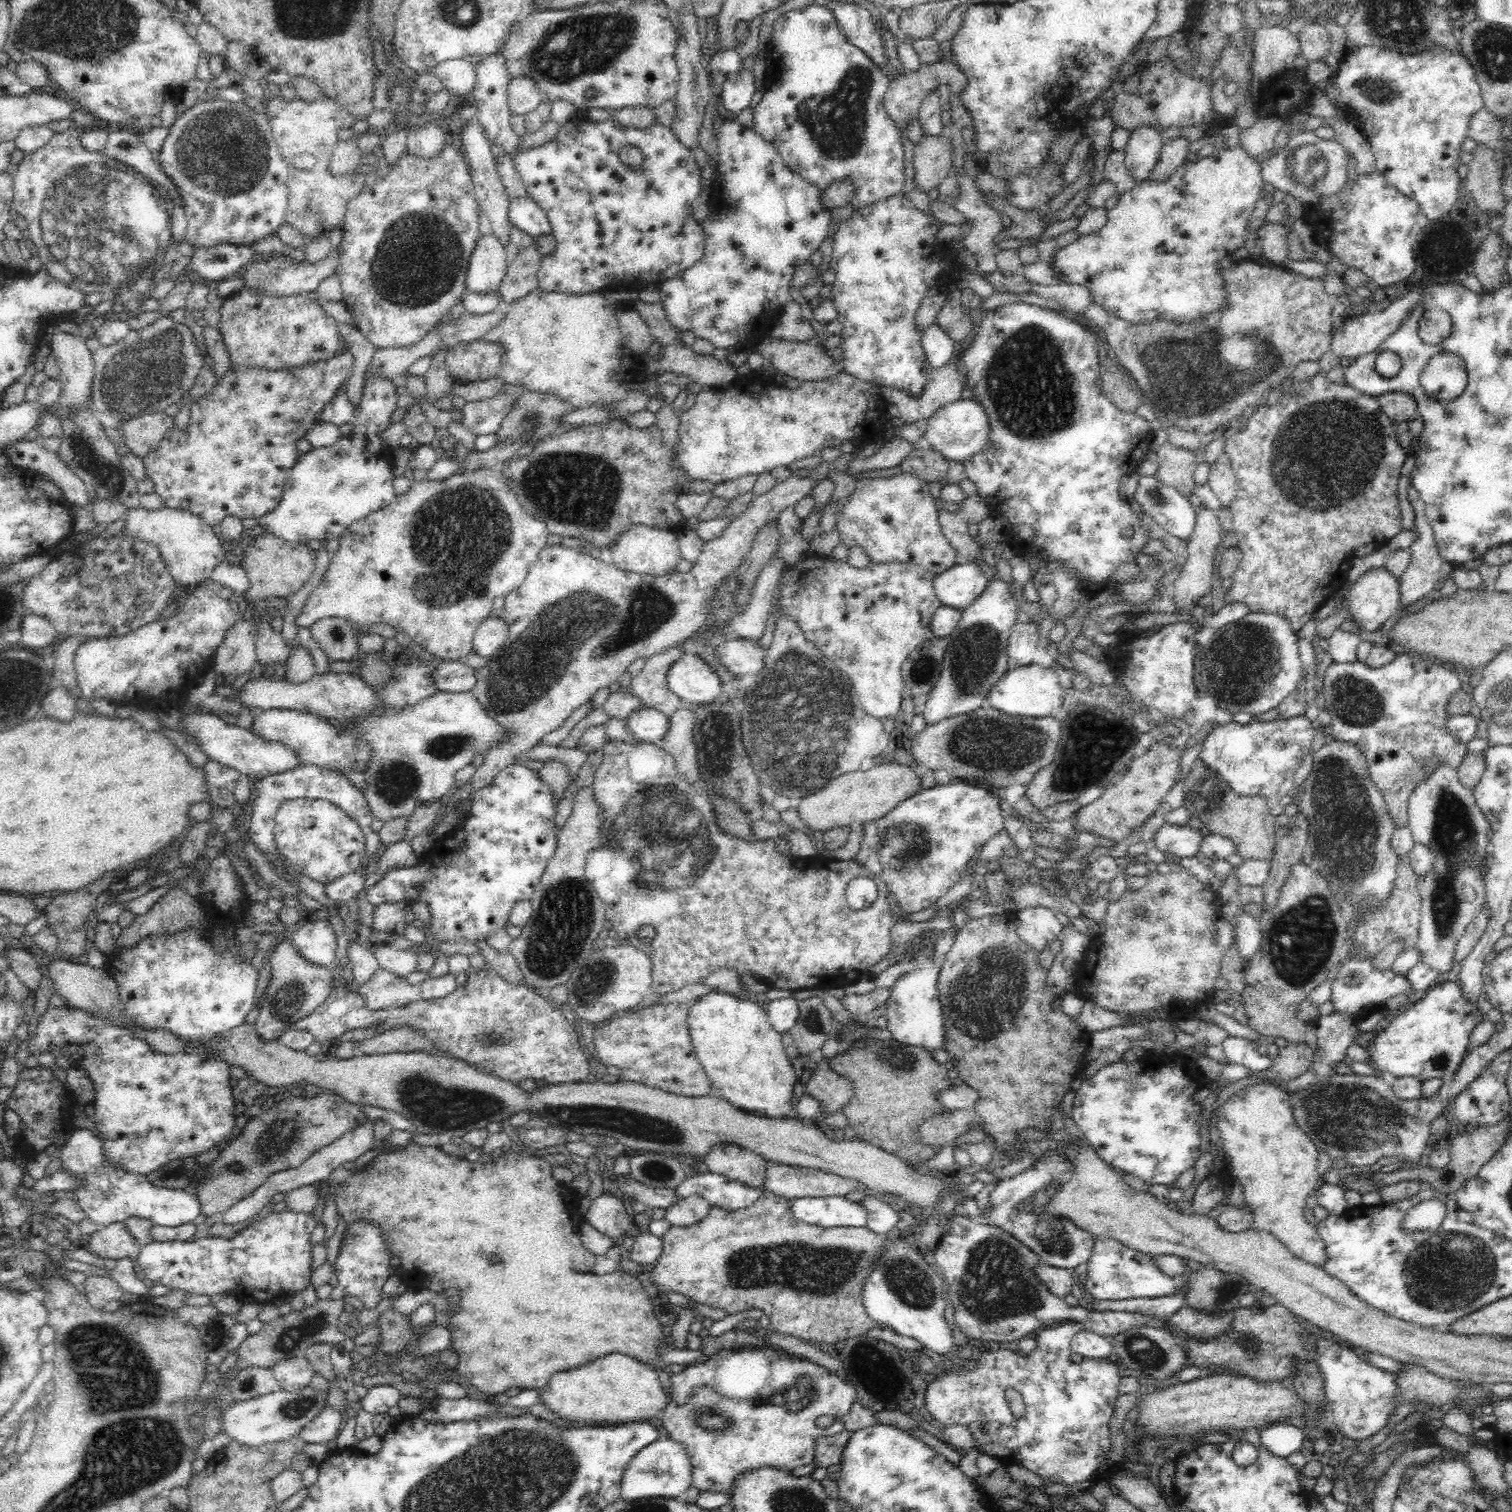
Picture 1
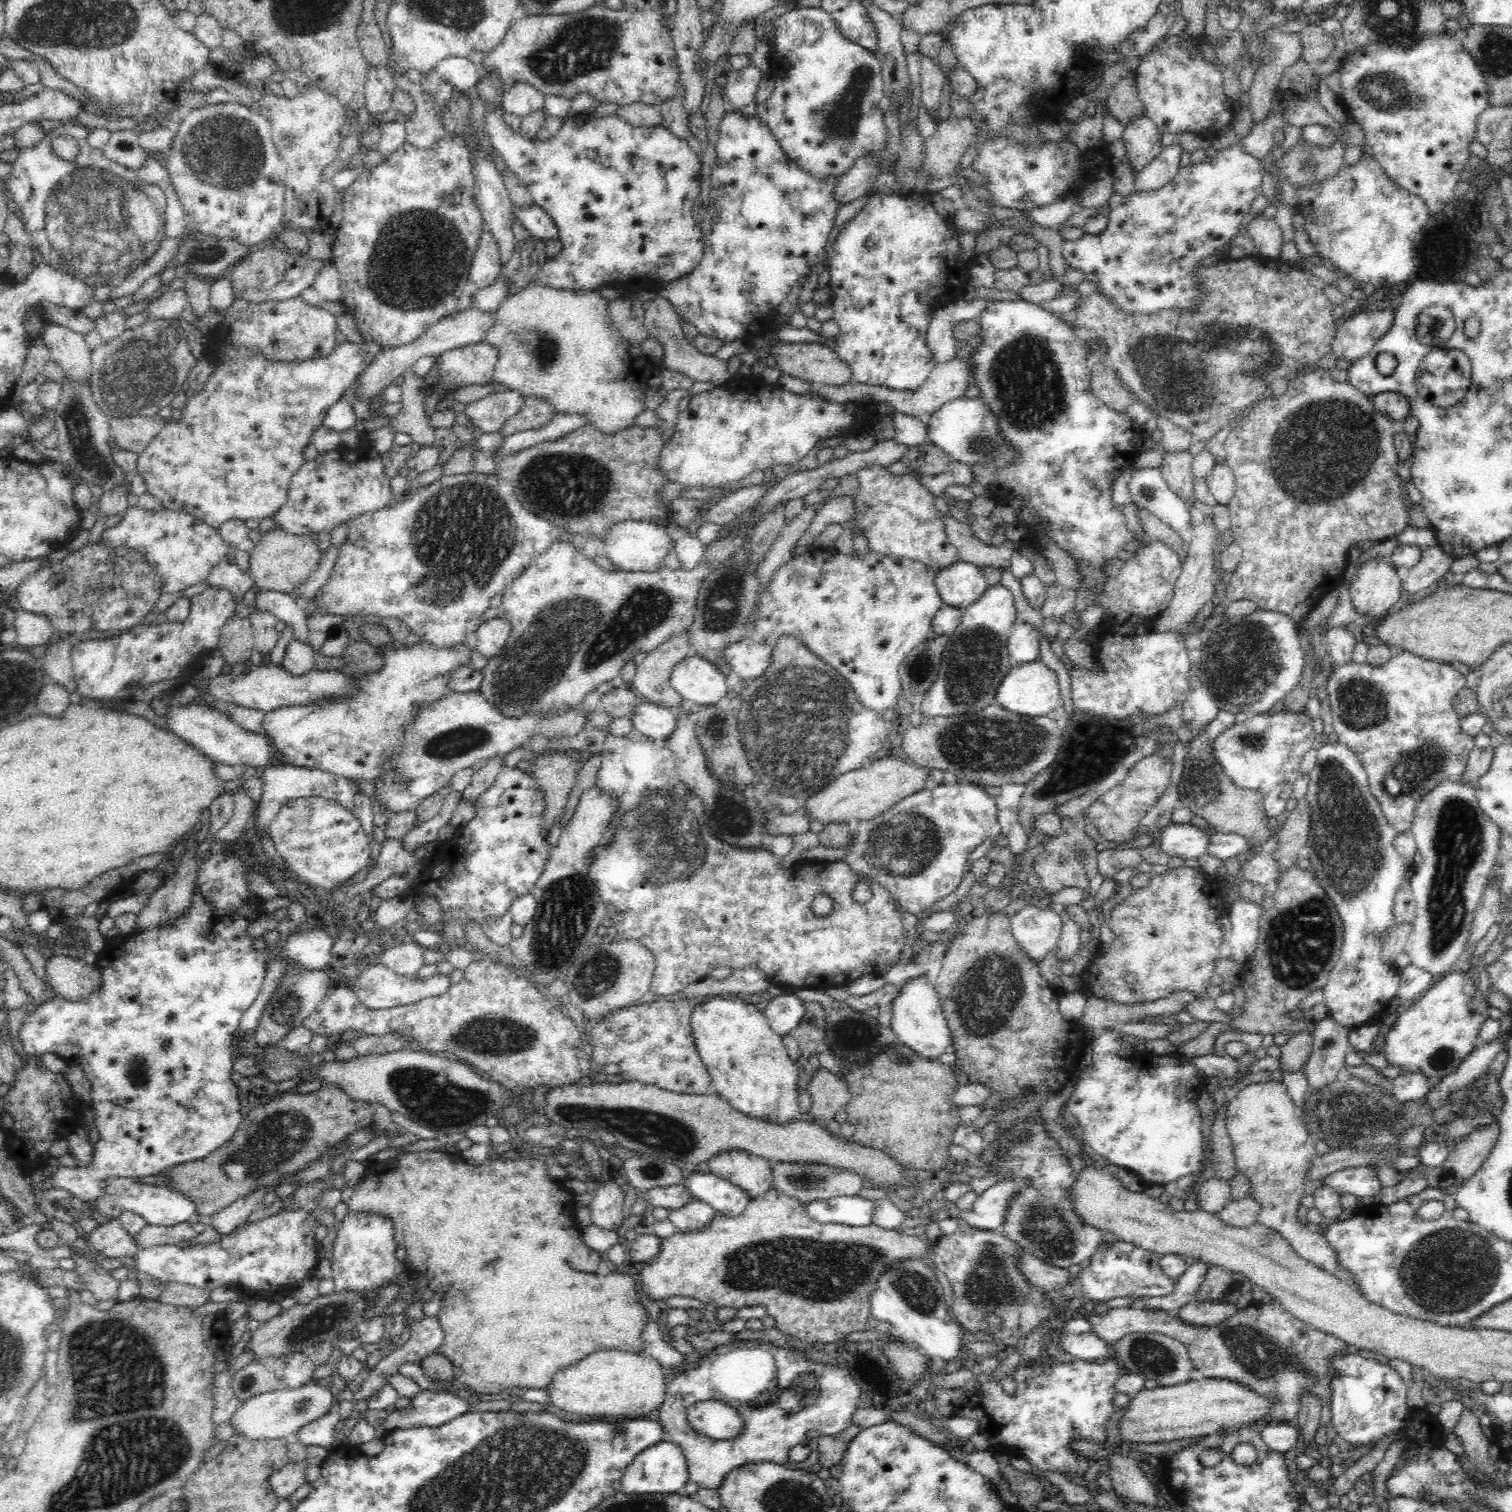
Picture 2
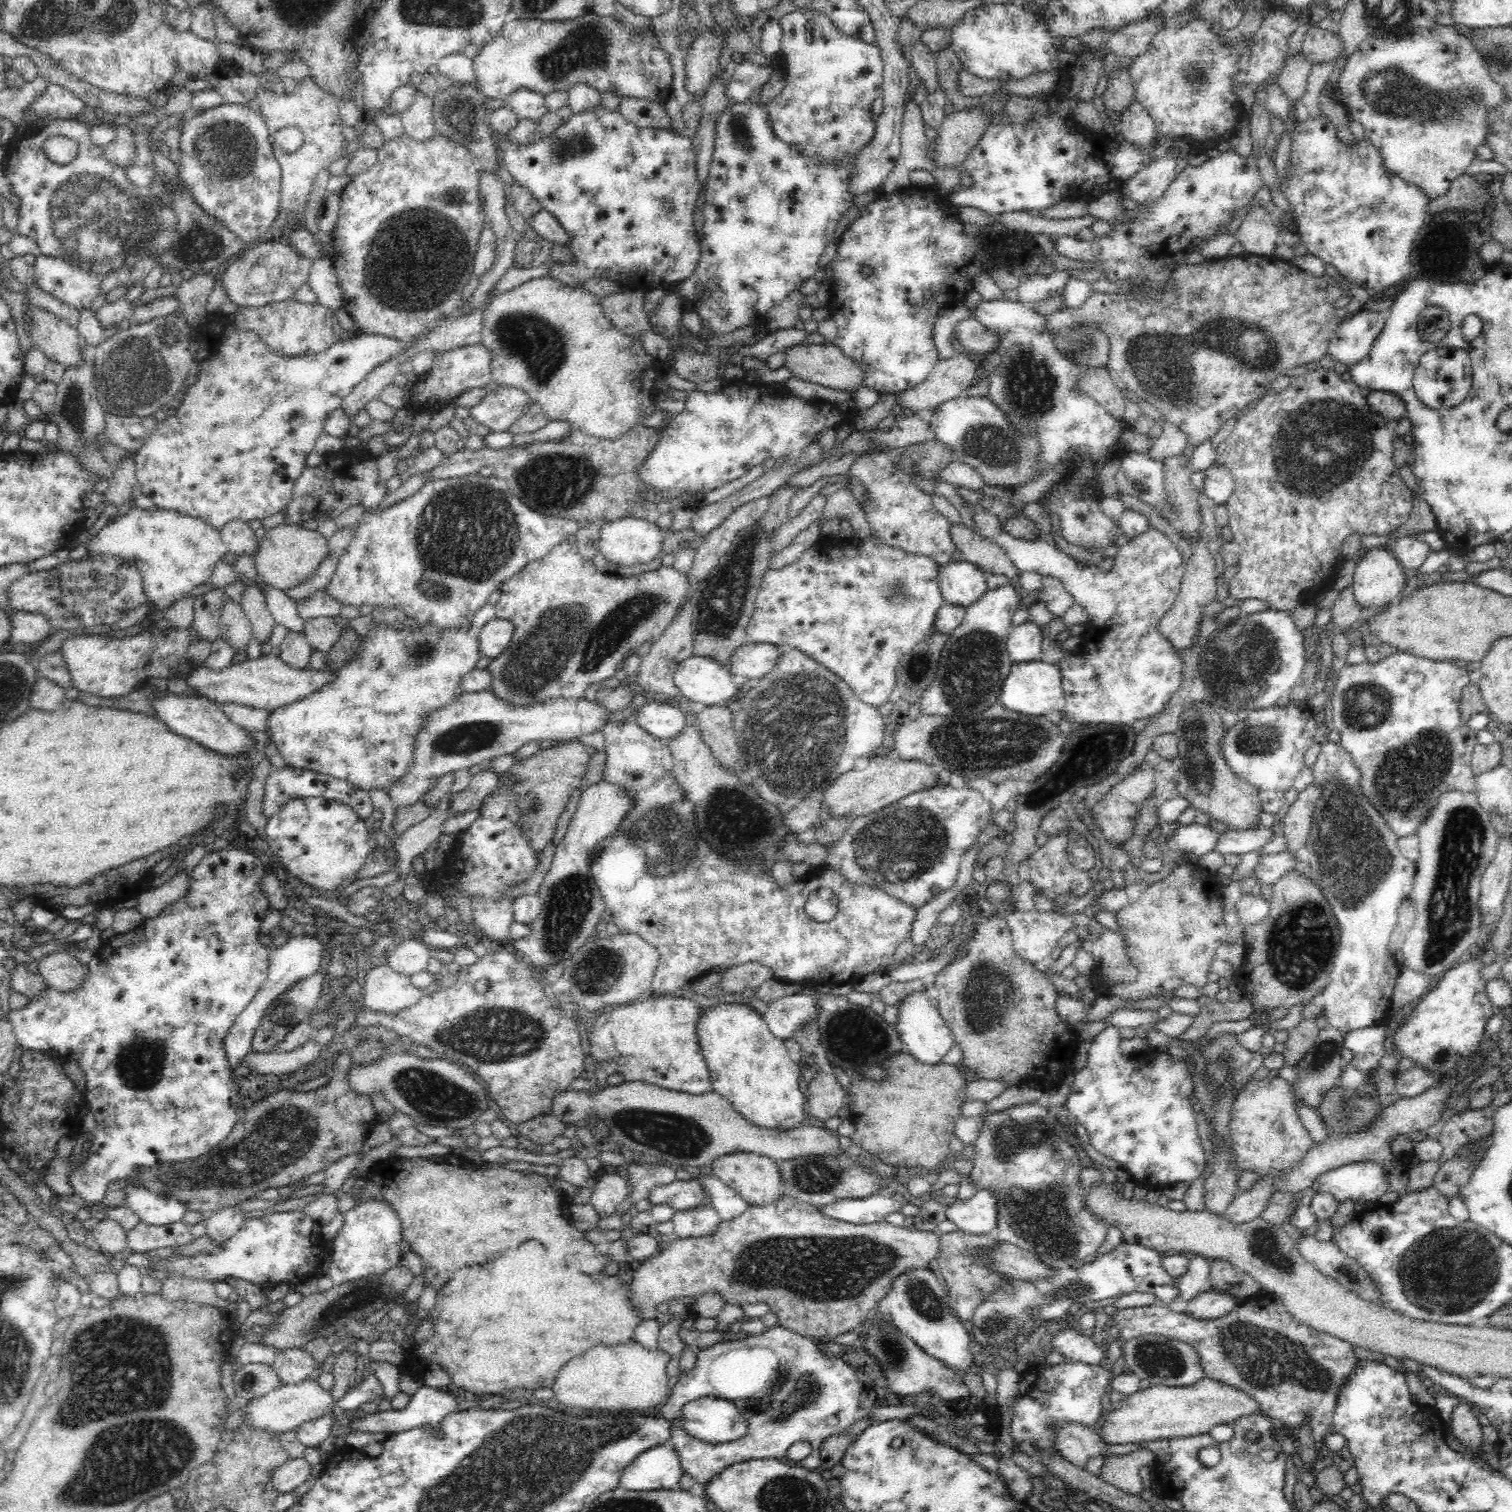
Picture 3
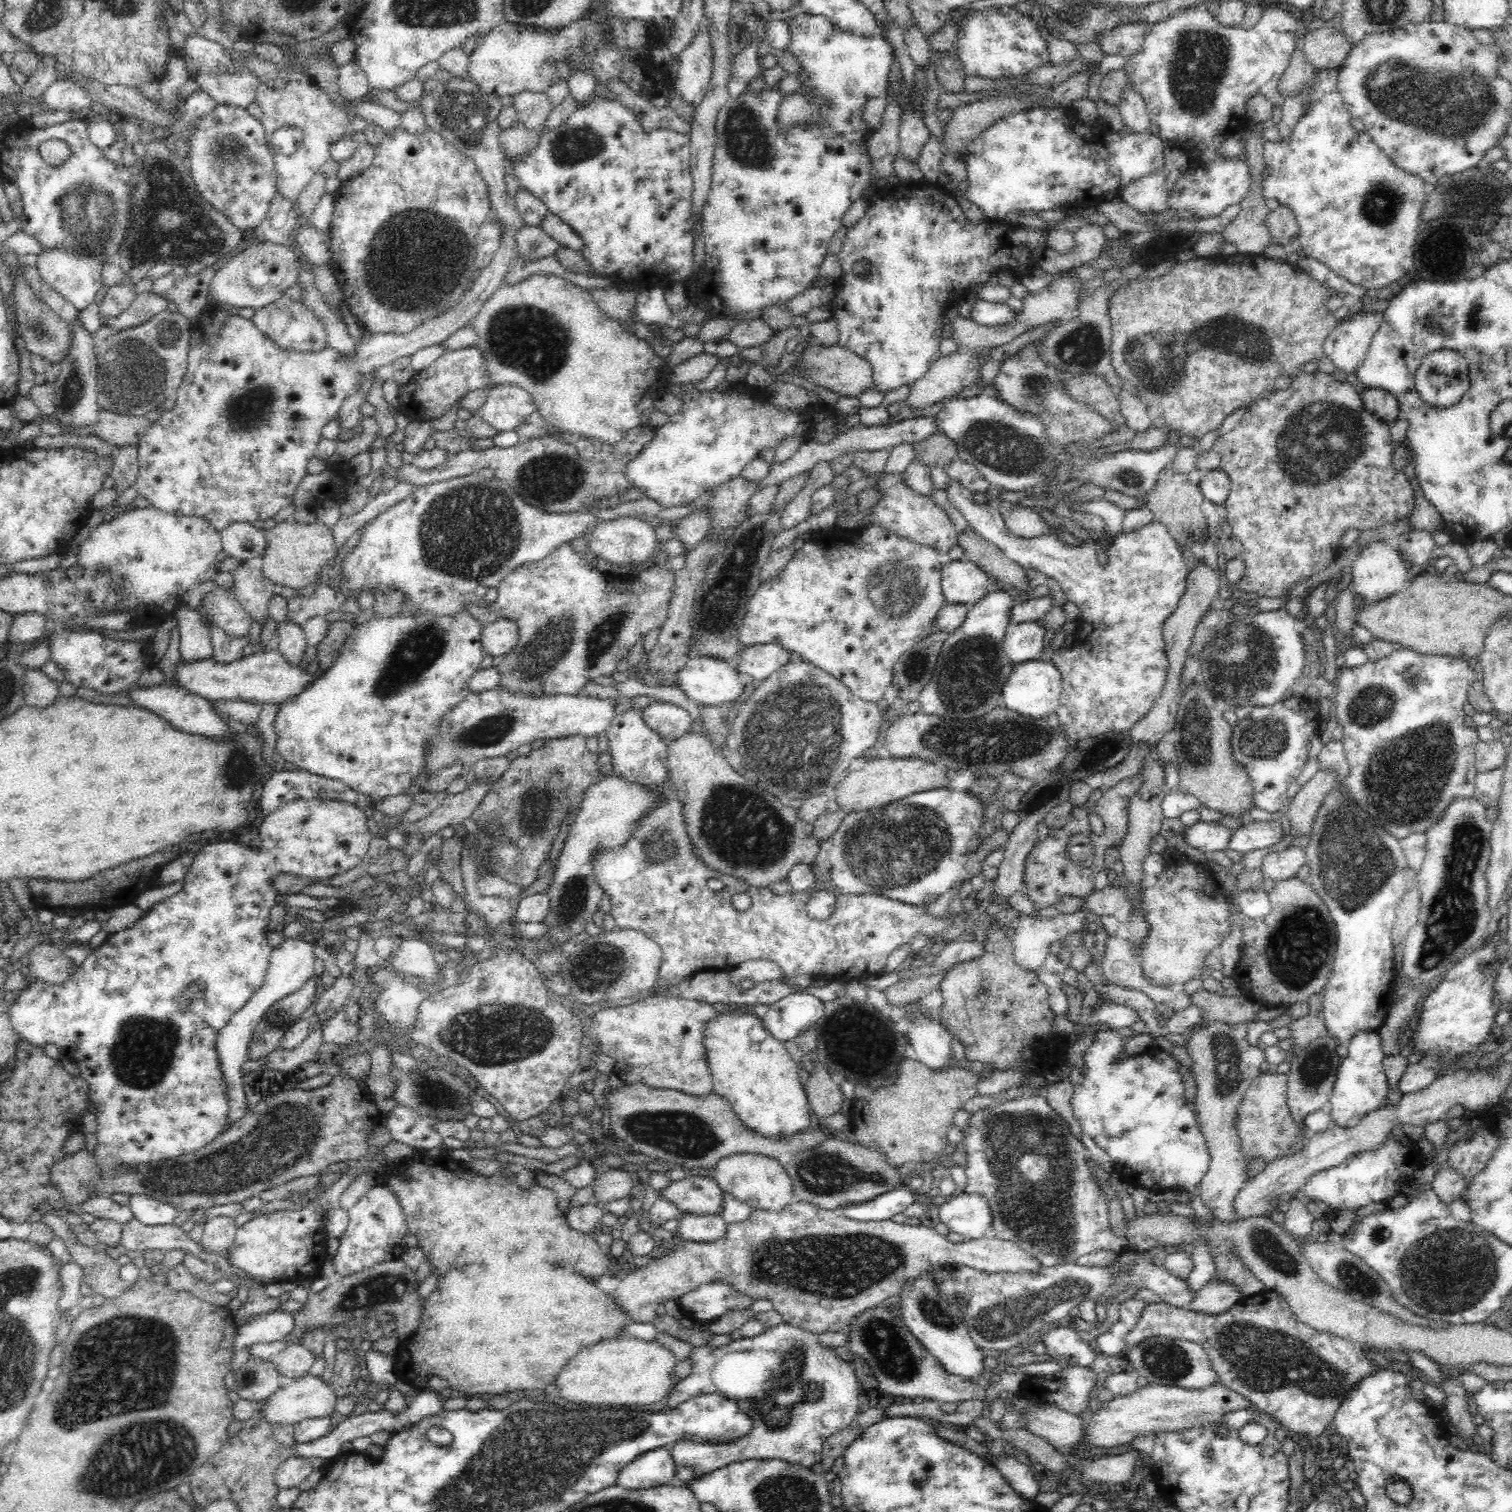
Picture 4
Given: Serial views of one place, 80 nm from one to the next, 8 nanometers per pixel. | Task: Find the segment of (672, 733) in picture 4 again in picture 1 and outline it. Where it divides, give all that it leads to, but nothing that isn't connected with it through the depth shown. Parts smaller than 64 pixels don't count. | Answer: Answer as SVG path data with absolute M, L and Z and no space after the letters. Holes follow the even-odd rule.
M642 706L624 718L626 731L634 742L659 744L668 730L668 717L656 709Z

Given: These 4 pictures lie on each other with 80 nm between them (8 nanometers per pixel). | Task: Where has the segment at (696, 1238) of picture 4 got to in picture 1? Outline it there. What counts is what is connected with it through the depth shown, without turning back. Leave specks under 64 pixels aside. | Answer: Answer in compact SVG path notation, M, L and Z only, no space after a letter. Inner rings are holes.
M692 1194L688 1198L677 1200L674 1206L664 1208L664 1218L671 1225L690 1226L700 1222L710 1210L710 1204L699 1194Z

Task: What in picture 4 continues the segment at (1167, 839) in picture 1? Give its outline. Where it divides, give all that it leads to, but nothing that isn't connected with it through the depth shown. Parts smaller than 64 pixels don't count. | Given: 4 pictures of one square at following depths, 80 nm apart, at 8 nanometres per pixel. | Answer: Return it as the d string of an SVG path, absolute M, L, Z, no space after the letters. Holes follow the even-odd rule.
M1199 821L1186 828L1182 835L1184 835L1183 840L1186 845L1190 845L1207 855L1227 849L1226 844L1228 844L1232 834L1230 829L1218 826L1215 822Z

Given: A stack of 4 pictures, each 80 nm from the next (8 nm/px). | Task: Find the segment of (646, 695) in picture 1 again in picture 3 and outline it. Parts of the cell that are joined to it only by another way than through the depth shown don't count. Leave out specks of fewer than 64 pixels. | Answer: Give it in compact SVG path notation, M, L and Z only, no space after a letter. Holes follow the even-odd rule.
M688 603L681 607L677 617L670 623L665 633L651 644L649 653L641 658L637 676L631 682L633 686L638 690L644 690L644 692L662 694L662 696L666 696L668 702L674 702L674 698L681 695L680 690L672 680L672 676L678 664L693 655L694 635L692 635L690 622L692 622L692 606Z

